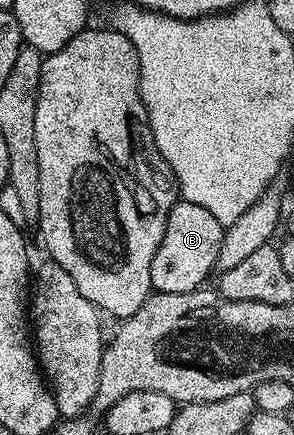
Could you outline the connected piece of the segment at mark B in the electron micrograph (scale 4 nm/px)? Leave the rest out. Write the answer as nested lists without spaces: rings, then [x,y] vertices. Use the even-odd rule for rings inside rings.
[[[179,200],[165,221],[163,240],[151,260],[151,284],[159,294],[178,294],[202,289],[209,273],[217,270],[219,248],[225,239],[226,227],[221,225],[207,208]]]

